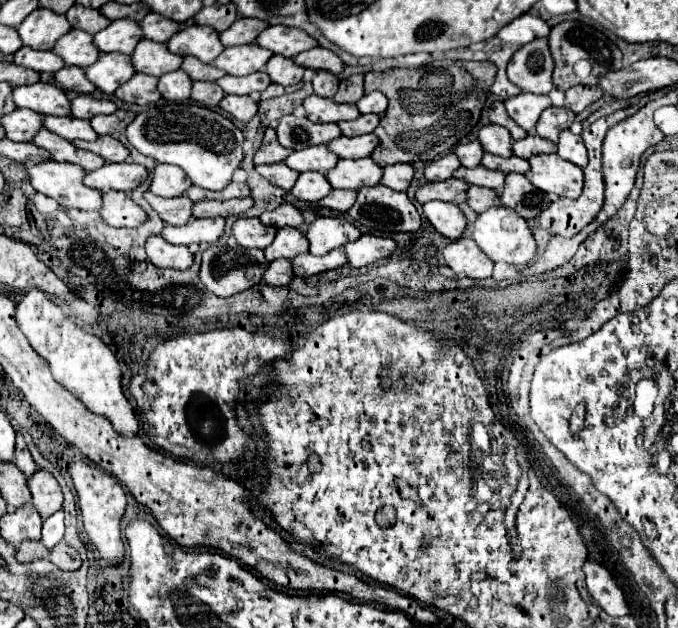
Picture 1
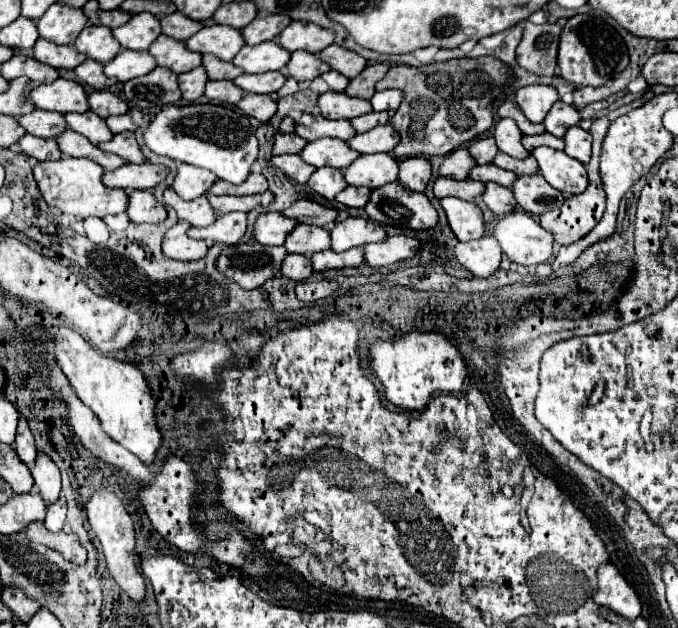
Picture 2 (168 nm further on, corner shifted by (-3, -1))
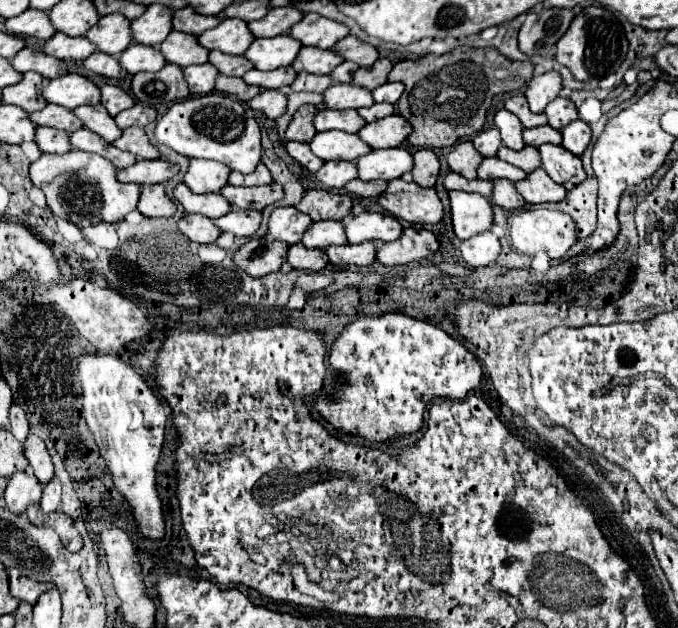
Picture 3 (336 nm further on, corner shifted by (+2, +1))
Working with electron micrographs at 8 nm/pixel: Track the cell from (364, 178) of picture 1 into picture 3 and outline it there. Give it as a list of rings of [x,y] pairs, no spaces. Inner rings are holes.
[[[406,148],[392,150],[372,150],[370,154],[358,158],[358,178],[362,180],[394,180],[398,174],[412,170],[412,154]]]

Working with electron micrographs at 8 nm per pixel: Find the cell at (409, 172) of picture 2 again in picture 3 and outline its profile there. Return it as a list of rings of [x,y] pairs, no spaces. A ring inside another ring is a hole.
[[[420,148],[414,152],[414,168],[412,168],[412,178],[416,184],[430,188],[436,184],[440,172],[440,162],[438,156],[430,148]]]

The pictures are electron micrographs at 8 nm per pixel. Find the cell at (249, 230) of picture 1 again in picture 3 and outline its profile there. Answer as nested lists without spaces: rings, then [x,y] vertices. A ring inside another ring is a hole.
[[[276,208],[268,222],[268,234],[286,244],[296,244],[302,240],[306,228],[310,228],[310,216],[298,212],[296,208]]]

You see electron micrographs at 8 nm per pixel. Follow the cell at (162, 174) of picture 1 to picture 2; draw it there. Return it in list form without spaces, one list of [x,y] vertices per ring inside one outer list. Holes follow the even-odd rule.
[[[179,164],[171,190],[175,190],[183,200],[193,200],[203,196],[215,180],[217,180],[215,174],[211,174],[209,170],[201,170],[189,164]]]

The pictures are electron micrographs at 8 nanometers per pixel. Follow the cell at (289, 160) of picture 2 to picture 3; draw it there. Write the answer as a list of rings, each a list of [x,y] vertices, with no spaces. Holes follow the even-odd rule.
[[[288,142],[286,144],[288,148],[288,154],[300,162],[304,168],[308,168],[310,172],[318,172],[318,168],[322,168],[324,160],[318,160],[318,156],[314,156],[310,152],[310,144],[300,144],[300,142]]]

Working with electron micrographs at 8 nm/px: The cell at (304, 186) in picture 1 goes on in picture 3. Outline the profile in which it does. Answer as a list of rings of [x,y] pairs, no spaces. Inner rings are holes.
[[[338,160],[338,162],[326,162],[318,172],[316,178],[328,188],[328,190],[342,190],[350,180],[358,178],[356,176],[356,164],[348,160]]]

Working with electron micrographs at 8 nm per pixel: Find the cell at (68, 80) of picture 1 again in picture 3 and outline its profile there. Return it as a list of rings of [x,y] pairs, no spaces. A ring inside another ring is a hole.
[[[94,52],[92,56],[88,56],[84,60],[84,66],[92,70],[94,74],[100,74],[106,78],[124,78],[126,74],[126,70],[118,64],[118,58],[104,54],[104,52]]]

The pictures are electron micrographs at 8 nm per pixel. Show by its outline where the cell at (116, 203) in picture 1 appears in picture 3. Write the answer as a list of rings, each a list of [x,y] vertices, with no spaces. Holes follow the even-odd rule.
[[[152,184],[152,186],[142,186],[138,210],[144,216],[150,216],[150,218],[156,218],[156,216],[172,216],[176,212],[176,204],[166,194],[164,184]]]

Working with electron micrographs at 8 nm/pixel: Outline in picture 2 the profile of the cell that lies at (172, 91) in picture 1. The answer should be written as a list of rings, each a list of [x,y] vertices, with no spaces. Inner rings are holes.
[[[203,66],[195,68],[195,70],[189,70],[189,72],[183,72],[177,76],[177,82],[179,82],[179,90],[183,94],[183,100],[187,102],[195,102],[203,96],[203,90],[205,90],[205,82],[207,82],[207,72]]]

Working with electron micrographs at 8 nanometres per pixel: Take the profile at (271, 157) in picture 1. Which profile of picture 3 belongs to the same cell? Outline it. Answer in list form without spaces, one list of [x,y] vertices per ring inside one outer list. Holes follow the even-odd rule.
[[[304,104],[298,108],[294,114],[288,130],[286,130],[286,140],[298,140],[298,142],[310,142],[314,138],[314,116],[316,108],[312,104]]]

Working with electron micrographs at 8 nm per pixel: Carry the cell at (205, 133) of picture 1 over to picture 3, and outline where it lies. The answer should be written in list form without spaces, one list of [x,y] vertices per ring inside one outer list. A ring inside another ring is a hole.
[[[206,94],[174,102],[160,118],[156,138],[160,144],[166,144],[188,158],[218,160],[242,174],[254,172],[262,158],[262,134],[258,122],[244,114],[242,102],[220,94]]]

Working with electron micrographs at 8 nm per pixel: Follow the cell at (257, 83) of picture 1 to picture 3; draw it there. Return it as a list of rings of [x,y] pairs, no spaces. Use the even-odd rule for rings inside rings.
[[[288,66],[288,68],[276,68],[270,72],[262,72],[262,70],[250,70],[244,74],[244,80],[248,84],[256,84],[260,88],[282,88],[282,86],[290,86],[296,80],[298,72]]]

